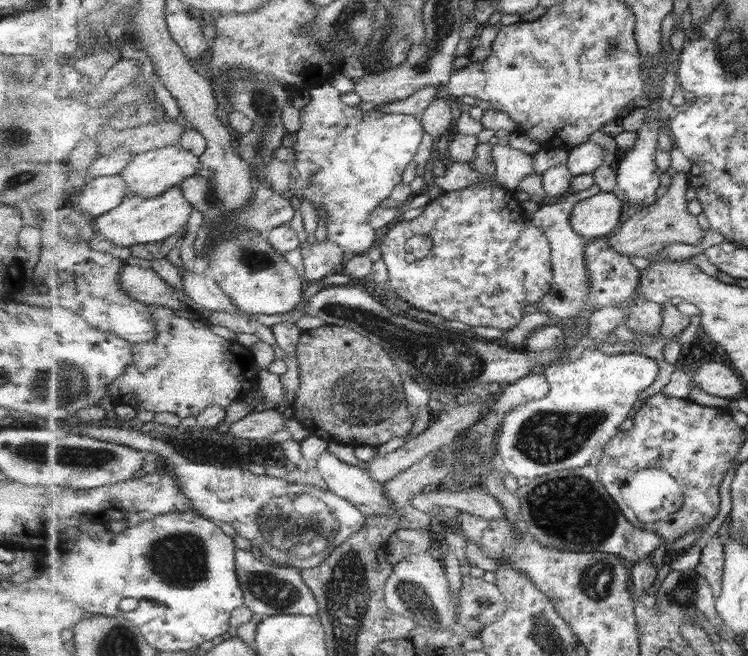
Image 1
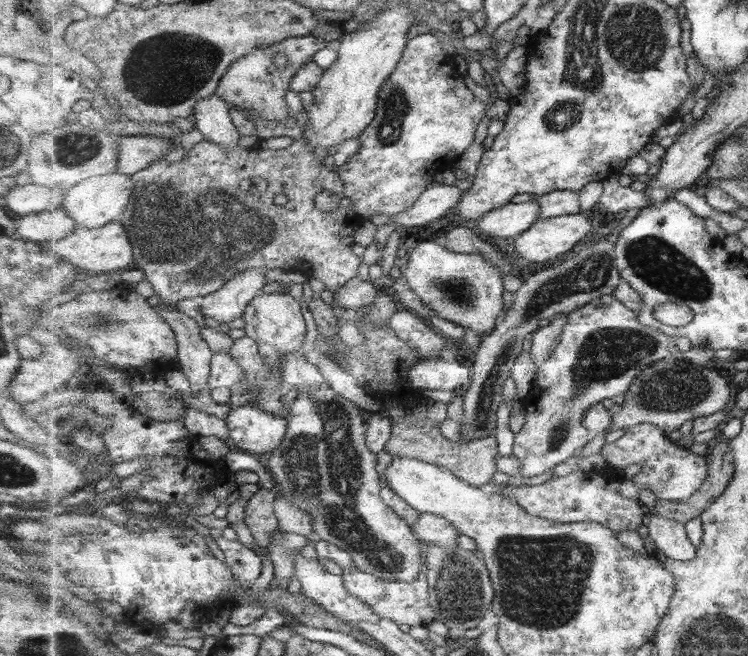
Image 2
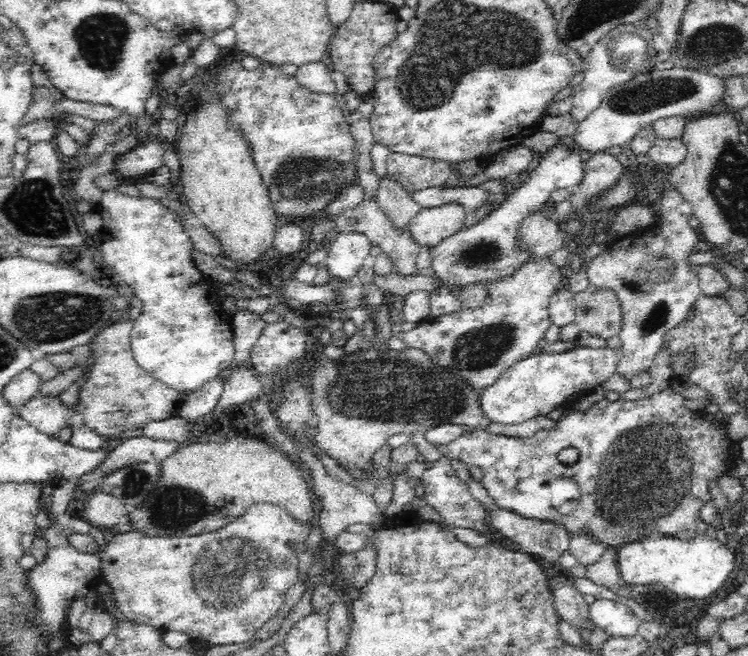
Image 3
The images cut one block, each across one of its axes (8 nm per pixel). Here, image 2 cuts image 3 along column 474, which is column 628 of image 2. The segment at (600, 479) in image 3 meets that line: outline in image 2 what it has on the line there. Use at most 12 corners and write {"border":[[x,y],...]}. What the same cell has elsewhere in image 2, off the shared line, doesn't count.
{"border":[[654,424],[630,427],[601,454],[640,464],[633,481],[658,500],[685,502],[710,462]]}

